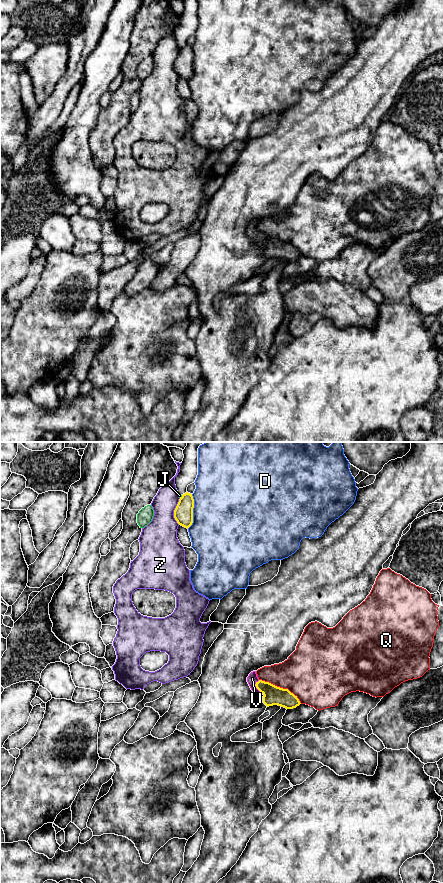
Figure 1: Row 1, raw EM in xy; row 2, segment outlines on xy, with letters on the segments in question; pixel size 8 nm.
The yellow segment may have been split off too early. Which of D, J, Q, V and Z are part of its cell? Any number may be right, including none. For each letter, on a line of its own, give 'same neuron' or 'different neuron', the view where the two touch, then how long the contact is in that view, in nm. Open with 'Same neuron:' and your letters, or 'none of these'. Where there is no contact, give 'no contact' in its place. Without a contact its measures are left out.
Same neuron: V
D: different neuron | xy | 280 nm
J: different neuron | xy | 40 nm
Q: different neuron | xy | 400 nm
V: same neuron | xy | 110 nm
Z: different neuron | xy | 220 nm

